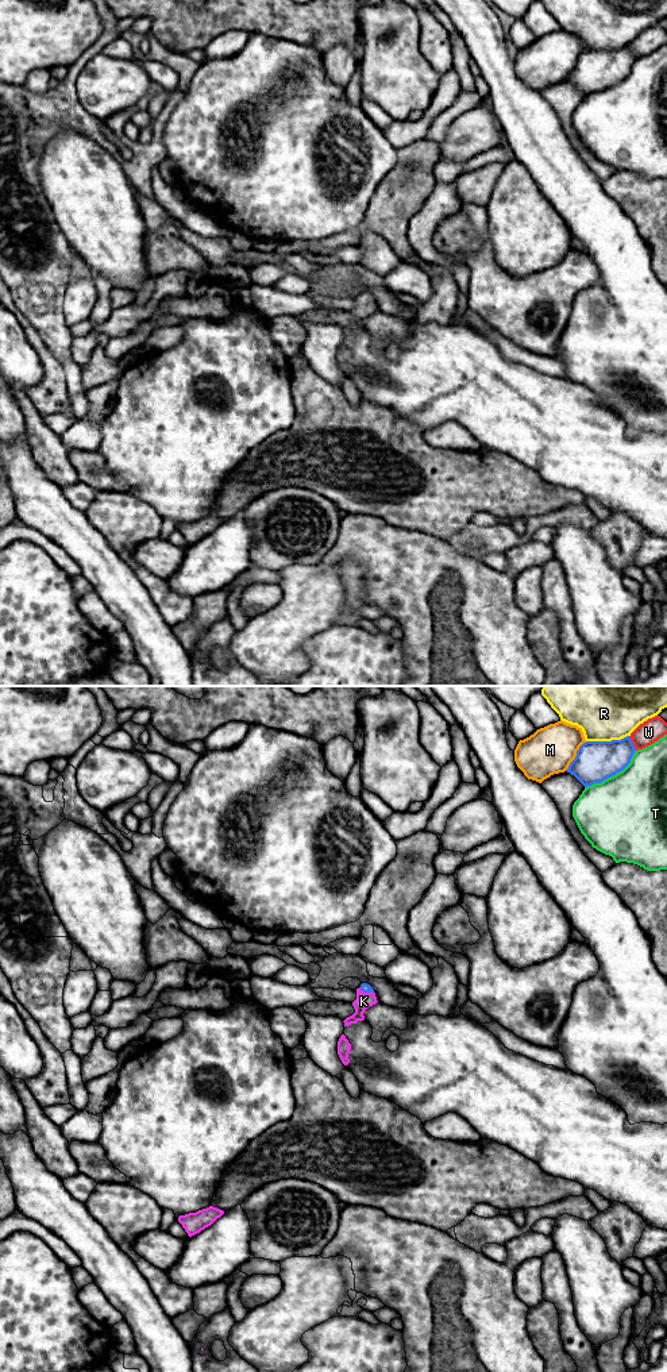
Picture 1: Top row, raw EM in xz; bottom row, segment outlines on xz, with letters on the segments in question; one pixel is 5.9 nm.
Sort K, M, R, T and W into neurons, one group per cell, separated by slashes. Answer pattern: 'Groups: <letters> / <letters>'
Groups: K / M / R / T W

